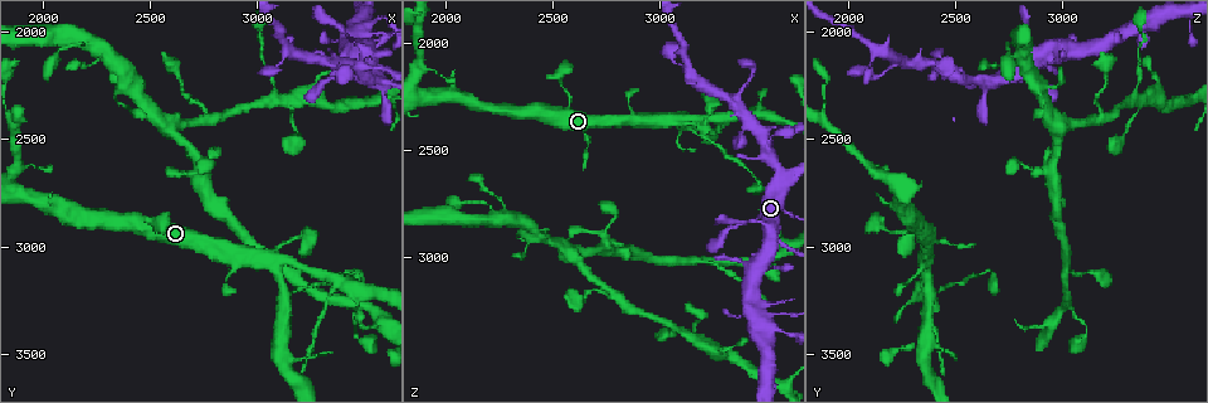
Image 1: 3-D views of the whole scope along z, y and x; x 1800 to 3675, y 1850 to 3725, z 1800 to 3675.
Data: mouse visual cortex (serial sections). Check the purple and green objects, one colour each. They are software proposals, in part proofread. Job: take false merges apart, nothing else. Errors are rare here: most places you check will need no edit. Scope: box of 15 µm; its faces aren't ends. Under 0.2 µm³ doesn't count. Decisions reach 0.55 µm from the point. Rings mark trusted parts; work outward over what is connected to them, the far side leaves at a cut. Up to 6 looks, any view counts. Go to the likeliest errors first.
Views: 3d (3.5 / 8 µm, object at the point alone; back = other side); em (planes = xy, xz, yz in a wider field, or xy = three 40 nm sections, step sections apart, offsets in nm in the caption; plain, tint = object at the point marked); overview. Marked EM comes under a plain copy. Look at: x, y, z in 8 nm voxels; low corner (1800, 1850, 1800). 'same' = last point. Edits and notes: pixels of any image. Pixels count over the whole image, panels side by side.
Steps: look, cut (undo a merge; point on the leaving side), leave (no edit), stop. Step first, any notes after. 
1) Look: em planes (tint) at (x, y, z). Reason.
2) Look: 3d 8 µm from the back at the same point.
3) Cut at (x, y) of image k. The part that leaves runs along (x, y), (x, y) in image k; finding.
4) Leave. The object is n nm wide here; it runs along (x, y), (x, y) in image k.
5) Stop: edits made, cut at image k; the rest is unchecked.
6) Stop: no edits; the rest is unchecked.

Look: 3d 3.5 µm at (3060, 3060, 2350). Sudden change in width.

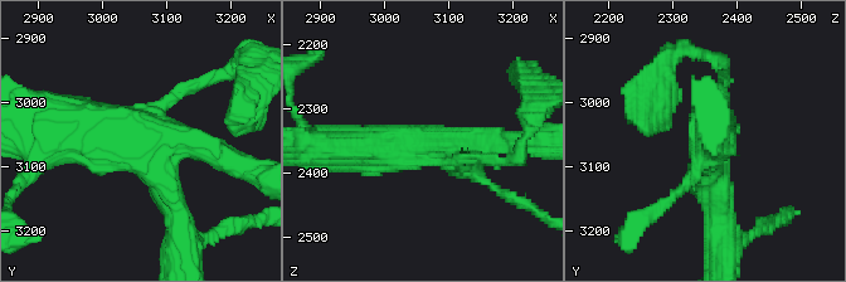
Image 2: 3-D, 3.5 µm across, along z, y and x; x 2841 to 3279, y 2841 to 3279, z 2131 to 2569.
Look: em planes (tint) at (3065, 3050, 2355). 4 arms meet here; the arms are 150, 300, 350, 500 nm wide; need the tissue.

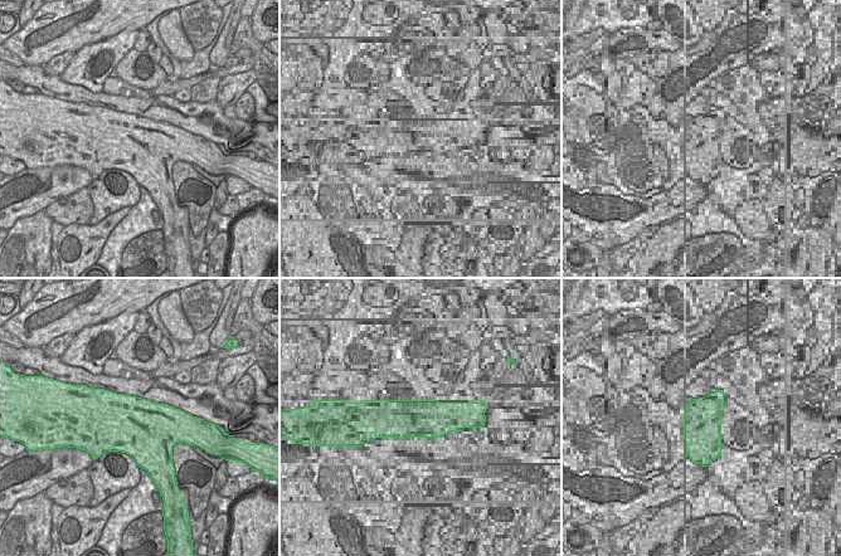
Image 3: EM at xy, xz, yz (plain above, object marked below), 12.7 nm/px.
Leave. It runs along (53, 129), (139, 129), (170, 202) in image 2; all the same cell.

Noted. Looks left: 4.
Look: 3d 3.5 µm at (3570, 2240, 2660). Three arms meet.

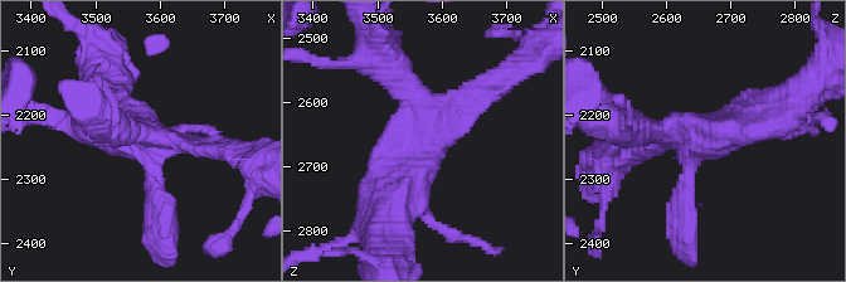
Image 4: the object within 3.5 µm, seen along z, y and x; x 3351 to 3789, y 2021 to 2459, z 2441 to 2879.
Look: em xy step 1 (tint) at (3570, 2230, 2655). Now the EM.

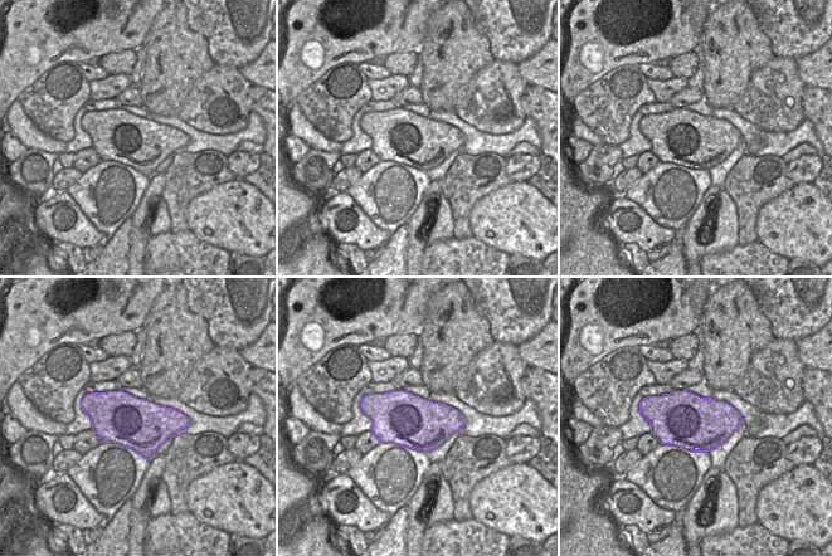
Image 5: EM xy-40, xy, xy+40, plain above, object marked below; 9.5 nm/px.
Leave. It runs along (767, 111), (719, 135), (628, 127) in image 4; one cell here.

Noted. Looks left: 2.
Look: 3d 8 µm at (3460, 2160, 2410). Thin arm on a thick one.

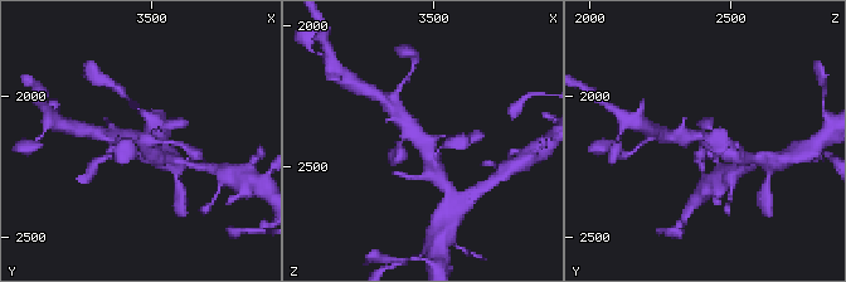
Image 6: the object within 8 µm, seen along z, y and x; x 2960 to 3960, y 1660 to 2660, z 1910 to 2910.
Look: em planes (tint) at (3480, 2170, 2420).

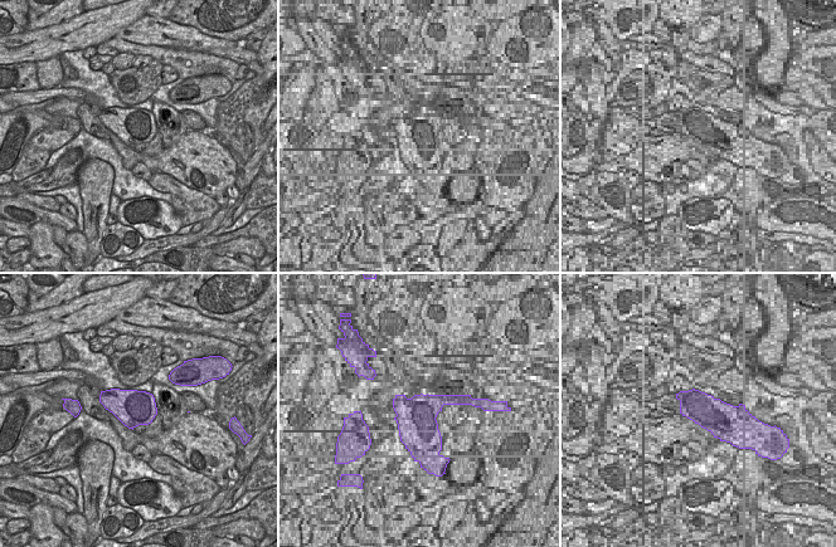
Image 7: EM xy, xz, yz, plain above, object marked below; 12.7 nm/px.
Leave. It runs along (436, 174), (426, 144), (402, 118) in image 6; continuous, no second cell.

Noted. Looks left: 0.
Stop: no edits; the rest is unchecked.

